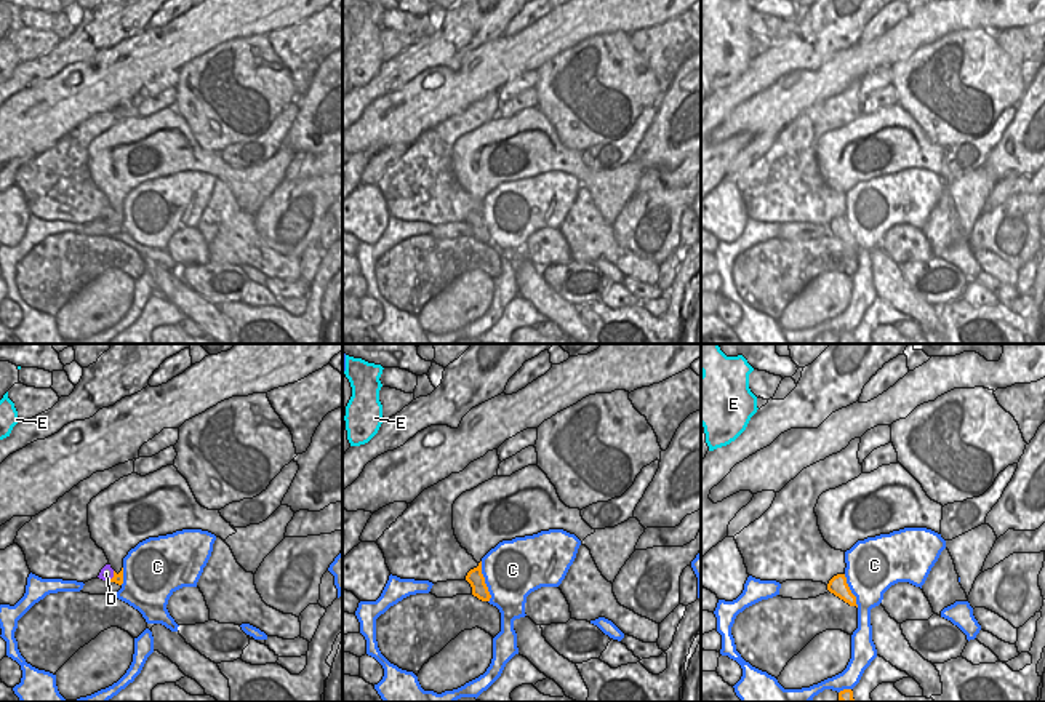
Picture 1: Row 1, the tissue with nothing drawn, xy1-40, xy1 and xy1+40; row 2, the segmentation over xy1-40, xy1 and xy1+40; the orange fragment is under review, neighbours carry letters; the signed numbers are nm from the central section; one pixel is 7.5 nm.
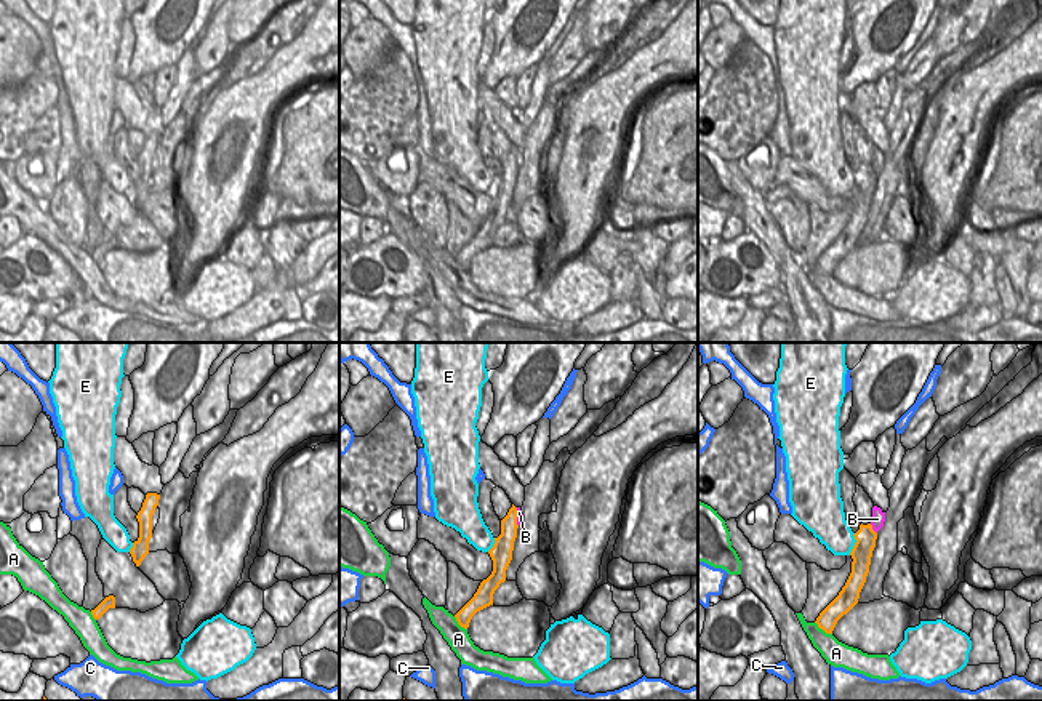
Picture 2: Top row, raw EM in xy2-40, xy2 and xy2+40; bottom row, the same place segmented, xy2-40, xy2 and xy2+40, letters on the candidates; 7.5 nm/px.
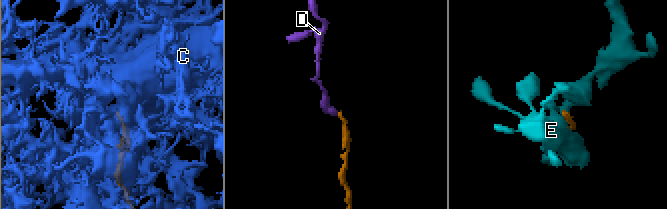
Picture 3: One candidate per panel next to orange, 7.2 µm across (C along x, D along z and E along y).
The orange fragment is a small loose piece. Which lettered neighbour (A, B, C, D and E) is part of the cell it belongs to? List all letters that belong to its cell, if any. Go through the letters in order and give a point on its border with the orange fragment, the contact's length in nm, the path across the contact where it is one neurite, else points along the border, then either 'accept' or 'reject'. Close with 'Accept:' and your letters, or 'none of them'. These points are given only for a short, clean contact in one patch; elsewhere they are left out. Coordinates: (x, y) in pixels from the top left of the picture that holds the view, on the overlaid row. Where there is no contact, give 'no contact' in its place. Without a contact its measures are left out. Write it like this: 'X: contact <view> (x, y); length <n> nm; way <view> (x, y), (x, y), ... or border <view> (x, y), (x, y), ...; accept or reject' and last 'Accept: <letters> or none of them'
A: contact xy2+40 (823, 629); length 170 nm; border xy2+40 (815, 621), (831, 634); reject
B: contact xy2+40 (871, 528); length 100 nm; border xy2+40 (869, 524), (876, 533); reject
C: contact xy1 (484, 582); length 320 nm; reject
D: contact xy1-40 (114, 576); length 90 nm; way xy1-40 (117, 578), (114, 576), (106, 573); accept
E: contact xy2+40 (855, 544); length 180 nm; reject
Accept: D

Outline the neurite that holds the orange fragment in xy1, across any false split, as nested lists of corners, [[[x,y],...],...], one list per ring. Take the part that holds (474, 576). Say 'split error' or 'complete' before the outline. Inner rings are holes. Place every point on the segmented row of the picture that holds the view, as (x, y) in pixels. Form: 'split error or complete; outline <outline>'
complete; outline [[[482,561],[478,563],[477,568],[467,572],[466,580],[470,584],[474,596],[477,596],[482,601],[490,601],[491,595],[482,574]]]

